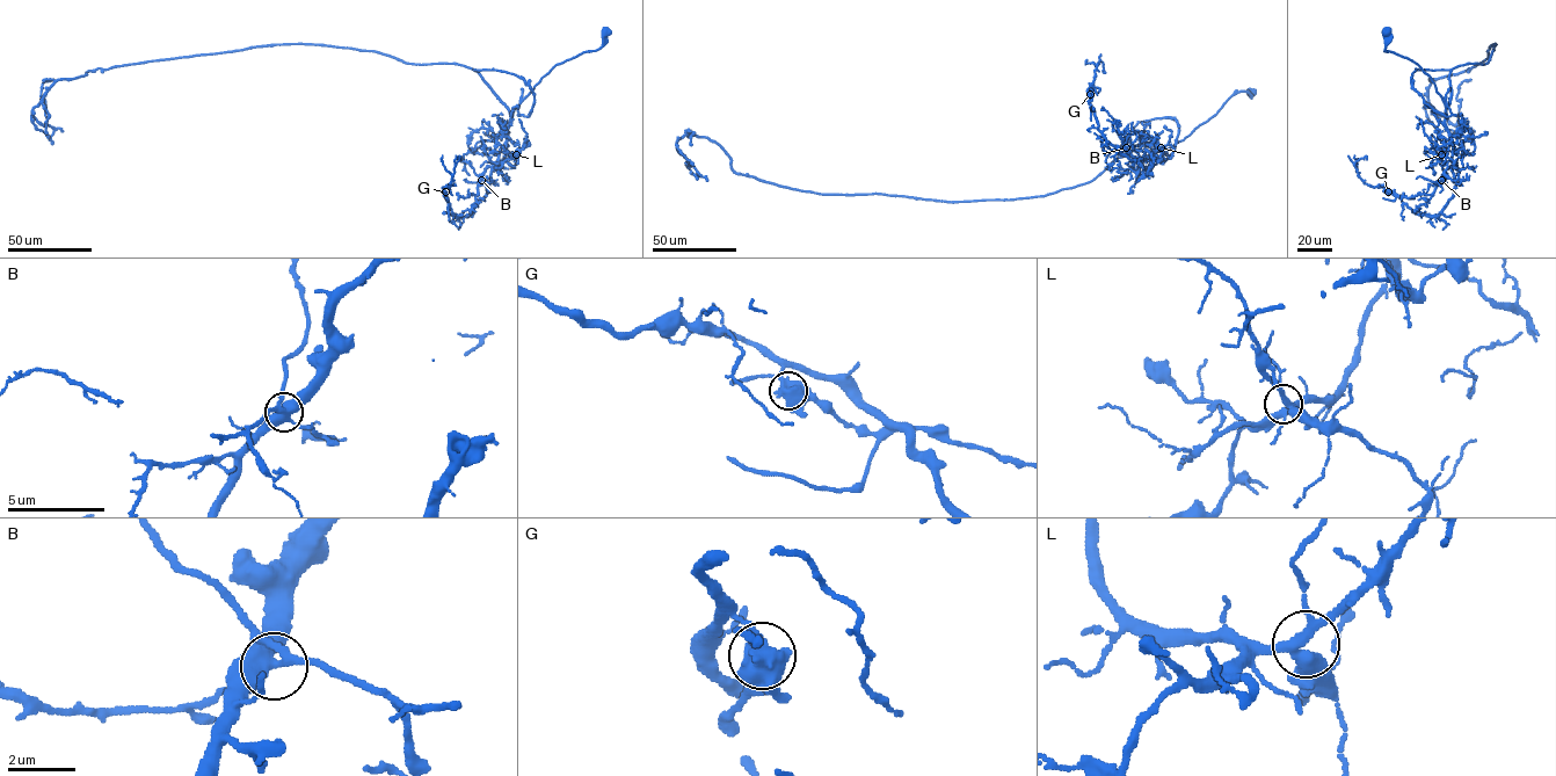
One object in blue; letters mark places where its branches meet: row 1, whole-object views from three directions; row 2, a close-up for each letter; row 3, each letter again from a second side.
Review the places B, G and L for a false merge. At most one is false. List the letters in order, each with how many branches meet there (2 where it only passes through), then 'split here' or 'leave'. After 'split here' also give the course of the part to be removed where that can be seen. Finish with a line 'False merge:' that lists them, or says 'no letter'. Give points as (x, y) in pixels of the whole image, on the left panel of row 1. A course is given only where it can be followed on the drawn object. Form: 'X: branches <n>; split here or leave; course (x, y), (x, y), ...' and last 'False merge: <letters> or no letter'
B: branches 5; leave
G: branches 5; split here
L: branches 4; leave
False merge: G

